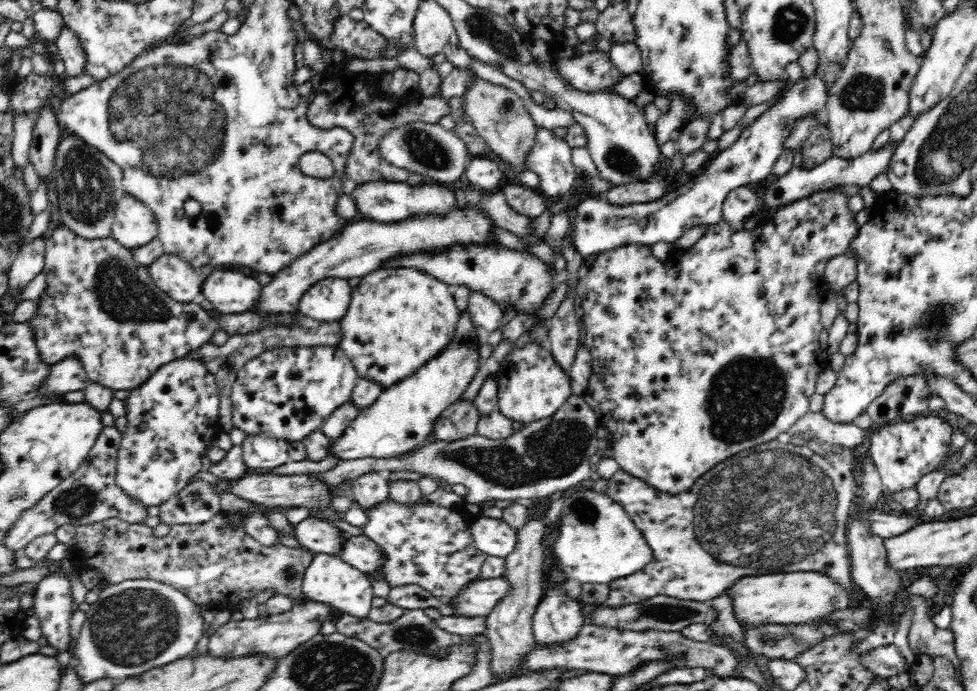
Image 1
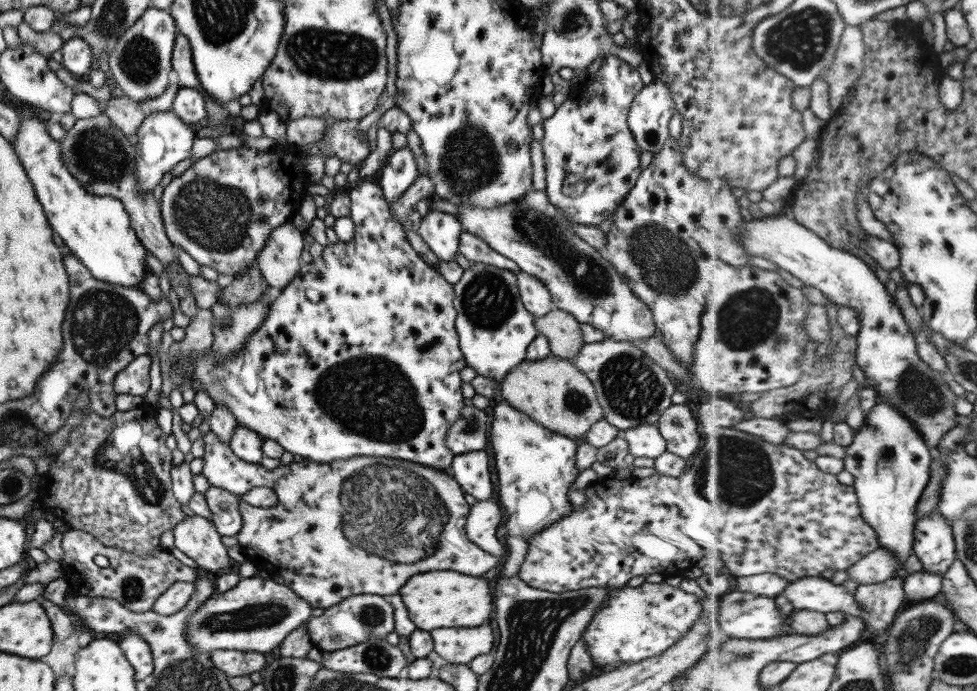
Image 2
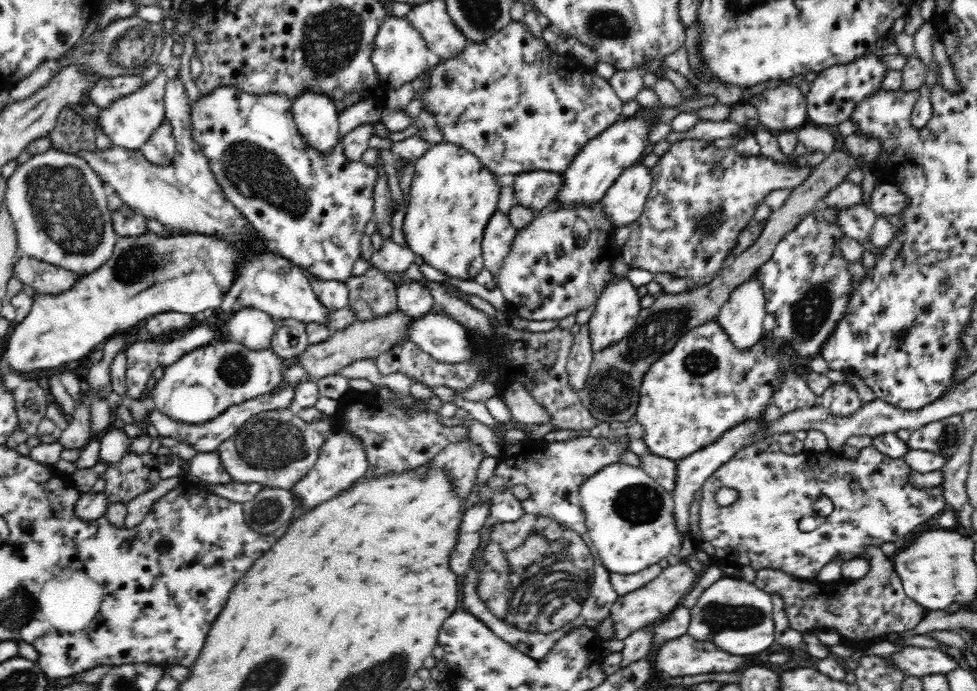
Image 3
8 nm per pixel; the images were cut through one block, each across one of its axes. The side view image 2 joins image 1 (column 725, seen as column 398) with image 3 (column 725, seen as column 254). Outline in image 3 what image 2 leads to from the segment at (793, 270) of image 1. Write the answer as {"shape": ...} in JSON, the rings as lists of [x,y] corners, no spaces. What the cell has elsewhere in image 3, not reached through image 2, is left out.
{"shape":[[[713,319],[688,330],[650,365],[642,376],[634,417],[642,425],[648,451],[677,461],[739,424],[764,418],[786,372],[804,375],[805,371],[806,366],[771,331],[764,330],[754,346],[740,350]]]}

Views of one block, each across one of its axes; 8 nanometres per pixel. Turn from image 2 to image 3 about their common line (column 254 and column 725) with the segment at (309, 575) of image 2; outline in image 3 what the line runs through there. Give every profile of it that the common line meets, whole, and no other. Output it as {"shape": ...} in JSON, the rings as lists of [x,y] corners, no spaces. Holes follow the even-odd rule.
{"shape":[[[764,437],[739,450],[726,462],[715,470],[702,487],[700,503],[700,532],[694,533],[696,553],[704,549],[708,555],[708,567],[752,567],[752,570],[770,568],[782,570],[793,577],[812,579],[826,564],[836,558],[842,561],[865,557],[870,546],[882,548],[884,543],[896,542],[896,538],[904,538],[916,526],[928,522],[932,516],[944,512],[949,508],[945,501],[943,488],[935,484],[926,488],[912,484],[910,465],[904,458],[890,458],[882,454],[872,444],[860,448],[857,456],[846,458],[839,450],[826,449],[820,452],[808,452],[790,455],[782,452],[776,437]],[[727,486],[734,488],[739,494],[738,500],[731,506],[720,506],[714,499],[714,494]],[[820,496],[828,496],[834,504],[833,512],[826,517],[816,517],[818,528],[814,532],[800,532],[799,521],[813,514],[812,503]]]}

